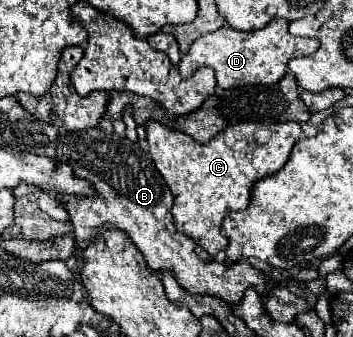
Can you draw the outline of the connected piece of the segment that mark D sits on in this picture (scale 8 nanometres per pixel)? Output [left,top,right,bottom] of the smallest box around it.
[179,19,319,89]

